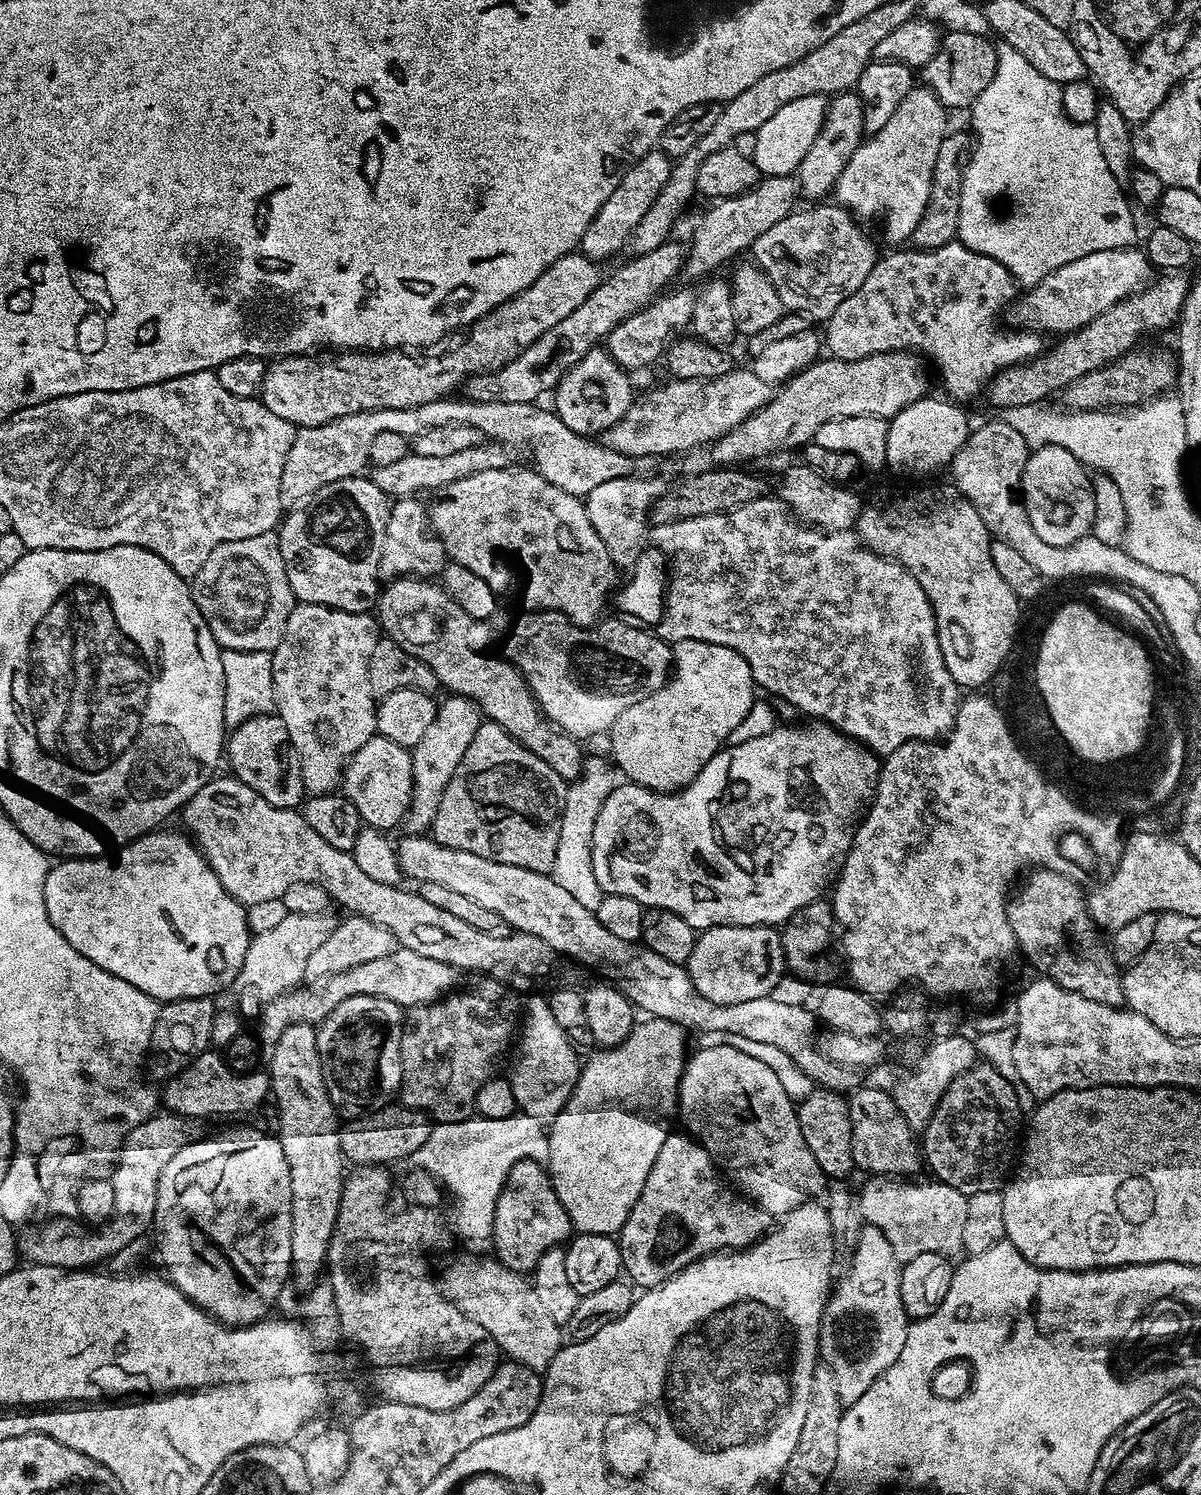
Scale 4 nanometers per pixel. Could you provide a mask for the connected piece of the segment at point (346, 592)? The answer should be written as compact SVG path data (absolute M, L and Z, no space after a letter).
M363 471L336 477L312 489L293 504L281 507L274 535L278 550L282 550L282 562L286 566L286 578L293 597L302 604L321 604L347 612L371 613L377 607L382 591L382 546L390 530L393 507L389 495L375 485L371 475Z

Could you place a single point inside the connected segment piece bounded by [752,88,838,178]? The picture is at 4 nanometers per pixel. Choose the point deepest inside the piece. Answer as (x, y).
(780, 142)

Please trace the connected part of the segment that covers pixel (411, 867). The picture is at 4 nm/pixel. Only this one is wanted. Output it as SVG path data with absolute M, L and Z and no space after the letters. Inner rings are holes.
M408 834L403 838L405 840L400 846L398 844L399 868L408 880L410 878L420 884L434 882L447 886L449 890L455 890L457 894L462 894L465 898L479 902L485 910L494 910L494 914L498 914L498 918L502 918L509 929L534 934L534 938L542 938L542 942L546 942L546 946L550 946L553 953L560 955L561 952L562 955L569 956L572 960L581 960L582 963L589 964L592 968L601 968L609 976L605 976L609 981L619 982L622 985L624 997L632 1001L641 1013L659 1020L670 1020L675 1024L681 1024L686 1030L698 1028L698 1032L702 1034L710 1031L726 1031L730 1034L742 1034L743 1037L751 1038L753 1041L768 1042L788 1054L801 1071L817 1085L841 1094L857 1087L857 1073L853 1069L845 1064L836 1064L822 1055L818 1047L818 1036L816 1040L818 1017L815 1011L808 1009L807 1012L804 1004L790 1005L784 998L776 1000L775 995L750 998L750 1002L737 1004L710 1002L694 986L694 982L688 977L688 969L685 965L670 962L662 958L662 954L654 954L654 950L645 948L643 943L623 940L610 934L602 926L602 922L598 922L595 911L578 902L578 899L574 898L565 887L558 886L553 875L547 872L526 870L522 866L506 866L506 862L494 862L490 858L482 858L466 850L444 848L428 834Z

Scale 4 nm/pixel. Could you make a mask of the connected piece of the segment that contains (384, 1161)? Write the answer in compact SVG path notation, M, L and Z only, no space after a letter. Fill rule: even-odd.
M393 1102L385 1108L377 1108L367 1116L352 1118L340 1129L340 1145L345 1161L352 1166L392 1166L395 1160L407 1161L430 1138L433 1121L424 1112L405 1108L403 1103Z

